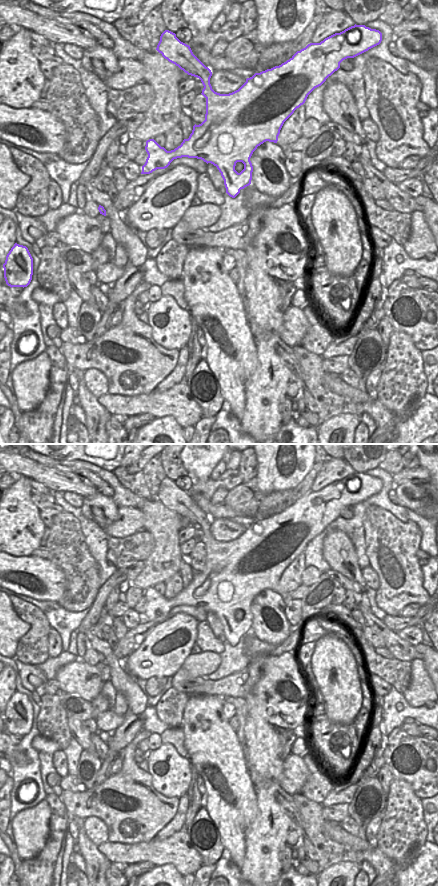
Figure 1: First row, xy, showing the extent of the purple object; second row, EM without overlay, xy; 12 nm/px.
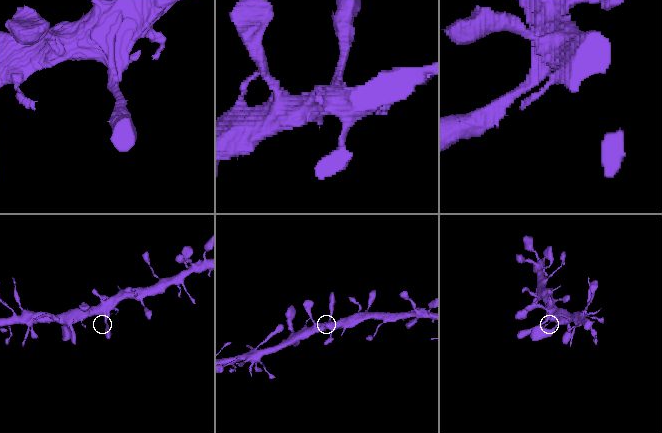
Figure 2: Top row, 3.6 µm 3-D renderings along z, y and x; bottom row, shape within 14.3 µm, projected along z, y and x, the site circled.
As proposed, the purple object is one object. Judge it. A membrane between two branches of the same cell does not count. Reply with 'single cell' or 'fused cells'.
single cell

